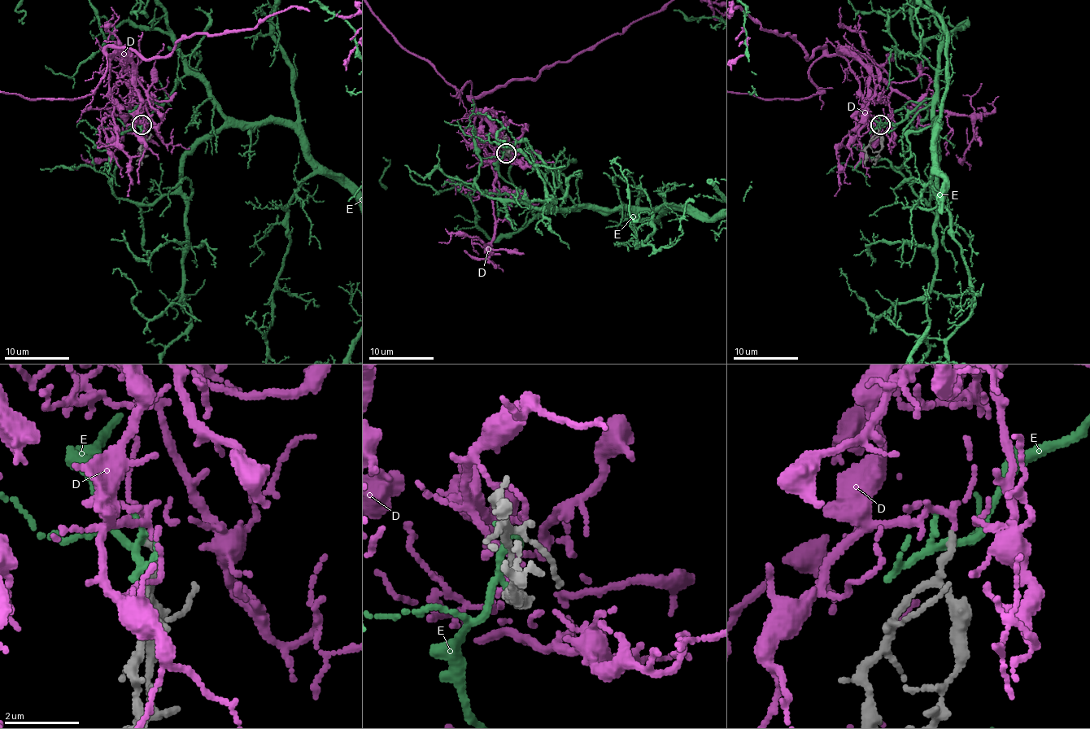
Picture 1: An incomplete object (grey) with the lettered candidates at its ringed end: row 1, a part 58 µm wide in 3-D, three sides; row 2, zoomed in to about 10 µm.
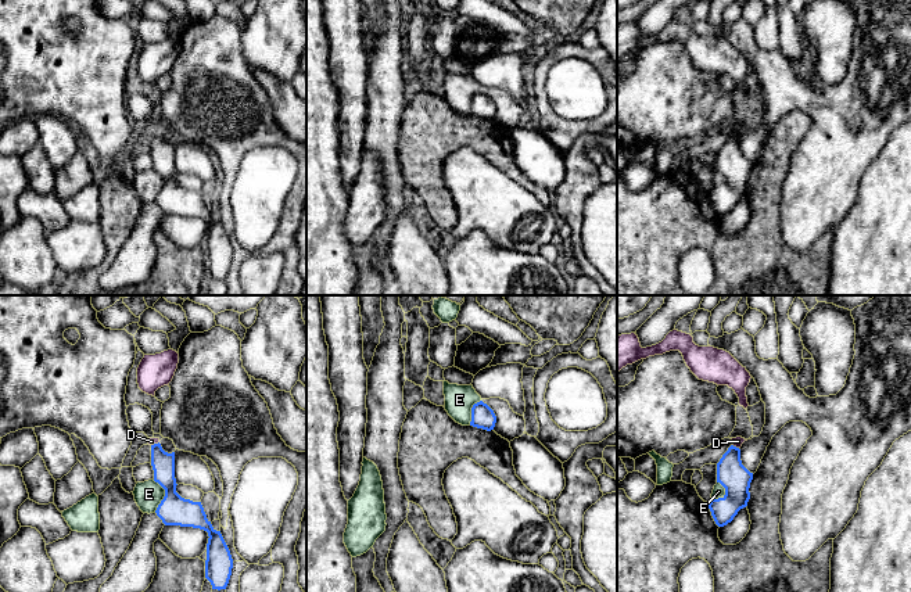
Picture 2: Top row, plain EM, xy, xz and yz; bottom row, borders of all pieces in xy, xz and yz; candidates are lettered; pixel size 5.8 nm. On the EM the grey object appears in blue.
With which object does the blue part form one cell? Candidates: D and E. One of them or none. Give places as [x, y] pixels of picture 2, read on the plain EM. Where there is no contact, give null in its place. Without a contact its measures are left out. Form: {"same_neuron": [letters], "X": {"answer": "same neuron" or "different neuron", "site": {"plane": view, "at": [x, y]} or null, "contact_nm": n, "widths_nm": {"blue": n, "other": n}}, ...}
{"same_neuron": ["D"], "D": {"answer": "same neuron", "site": {"plane": "xy", "at": [154, 133]}, "contact_nm": 50, "widths_nm": {"blue": 130, "other": 40}}, "E": {"answer": "different neuron", "site": {"plane": "xy", "at": [165, 185]}, "contact_nm": 190, "widths_nm": {"blue": 180, "other": 160}}}

